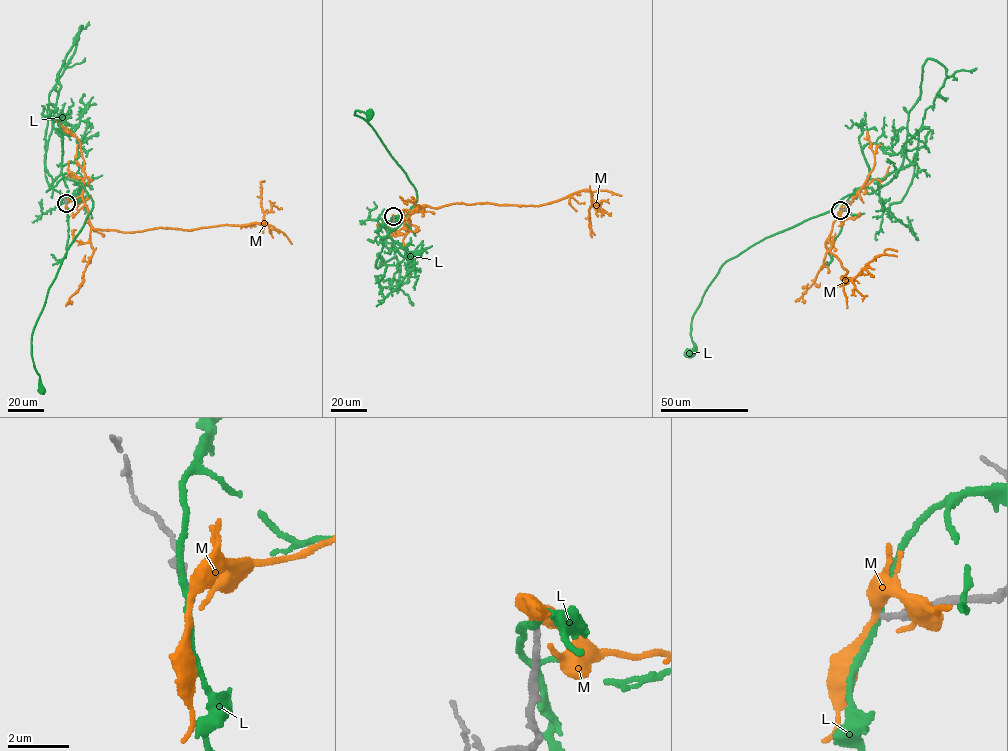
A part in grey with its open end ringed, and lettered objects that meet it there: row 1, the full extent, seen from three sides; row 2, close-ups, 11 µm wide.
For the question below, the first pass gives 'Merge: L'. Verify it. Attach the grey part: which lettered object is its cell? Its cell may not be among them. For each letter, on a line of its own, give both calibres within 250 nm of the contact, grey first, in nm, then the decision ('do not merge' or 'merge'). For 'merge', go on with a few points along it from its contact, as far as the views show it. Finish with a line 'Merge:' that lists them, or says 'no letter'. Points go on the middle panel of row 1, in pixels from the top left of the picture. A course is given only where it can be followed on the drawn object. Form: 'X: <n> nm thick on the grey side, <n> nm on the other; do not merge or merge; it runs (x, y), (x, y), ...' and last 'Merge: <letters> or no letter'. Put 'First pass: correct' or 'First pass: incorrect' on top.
First pass: incorrect
L: 240 nm thick on the grey side, 190 nm on the other; do not merge
M: 200 nm thick on the grey side, 320 nm on the other; do not merge
Merge: no letter

